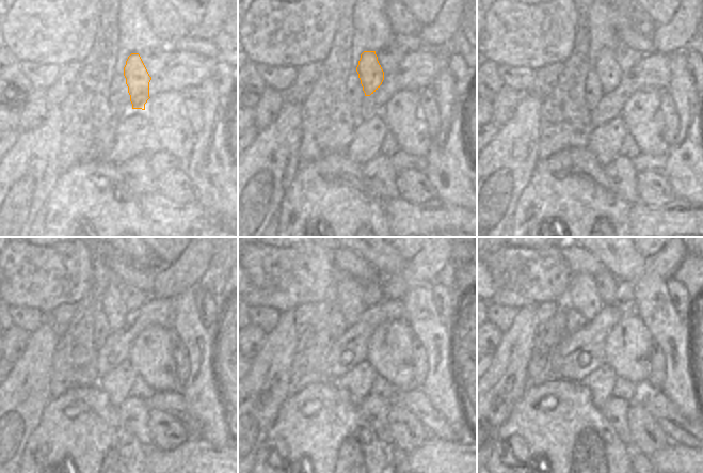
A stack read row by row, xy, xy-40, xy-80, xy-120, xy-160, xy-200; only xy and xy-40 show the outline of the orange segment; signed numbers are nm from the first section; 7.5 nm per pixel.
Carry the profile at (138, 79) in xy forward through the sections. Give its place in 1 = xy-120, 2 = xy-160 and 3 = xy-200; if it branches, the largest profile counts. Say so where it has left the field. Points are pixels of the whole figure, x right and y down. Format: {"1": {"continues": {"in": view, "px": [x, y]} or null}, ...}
{"1": {"continues": {"in": "xy-120", "px": [114, 309]}}, "2": {"continues": {"in": "xy-160", "px": [350, 303]}}, "3": {"continues": {"in": "xy-200", "px": [581, 295]}}}

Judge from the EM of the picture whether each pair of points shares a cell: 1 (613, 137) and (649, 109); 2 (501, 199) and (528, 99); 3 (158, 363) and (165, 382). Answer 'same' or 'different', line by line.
1: different
2: same
3: same

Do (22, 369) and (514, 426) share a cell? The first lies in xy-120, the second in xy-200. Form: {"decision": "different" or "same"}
{"decision": "different"}

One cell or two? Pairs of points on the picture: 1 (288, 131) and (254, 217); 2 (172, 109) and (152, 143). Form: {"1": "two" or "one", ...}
{"1": "one", "2": "two"}

